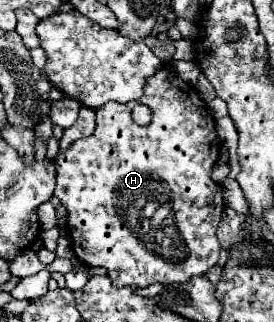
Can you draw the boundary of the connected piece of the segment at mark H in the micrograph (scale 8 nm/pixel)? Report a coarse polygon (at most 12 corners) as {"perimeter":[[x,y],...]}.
{"perimeter":[[167,64],[55,156],[73,252],[115,288],[215,266],[221,152]]}

